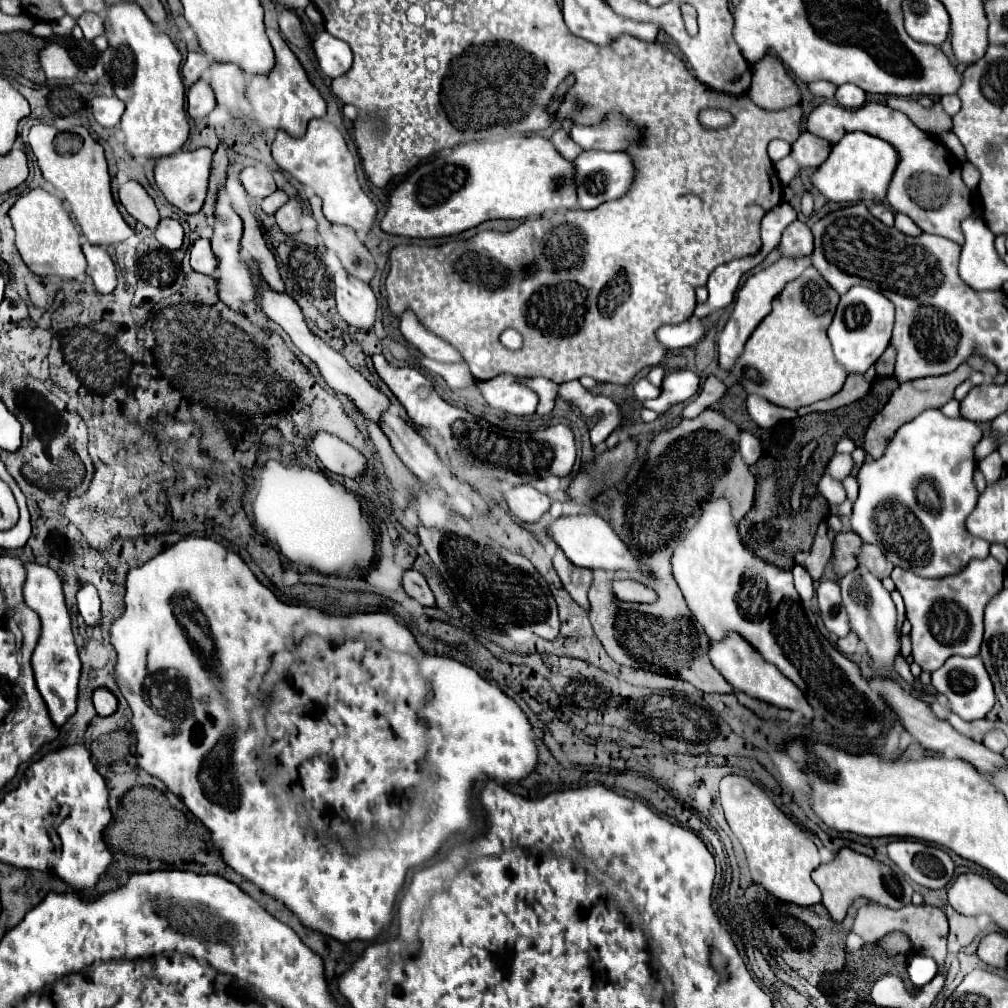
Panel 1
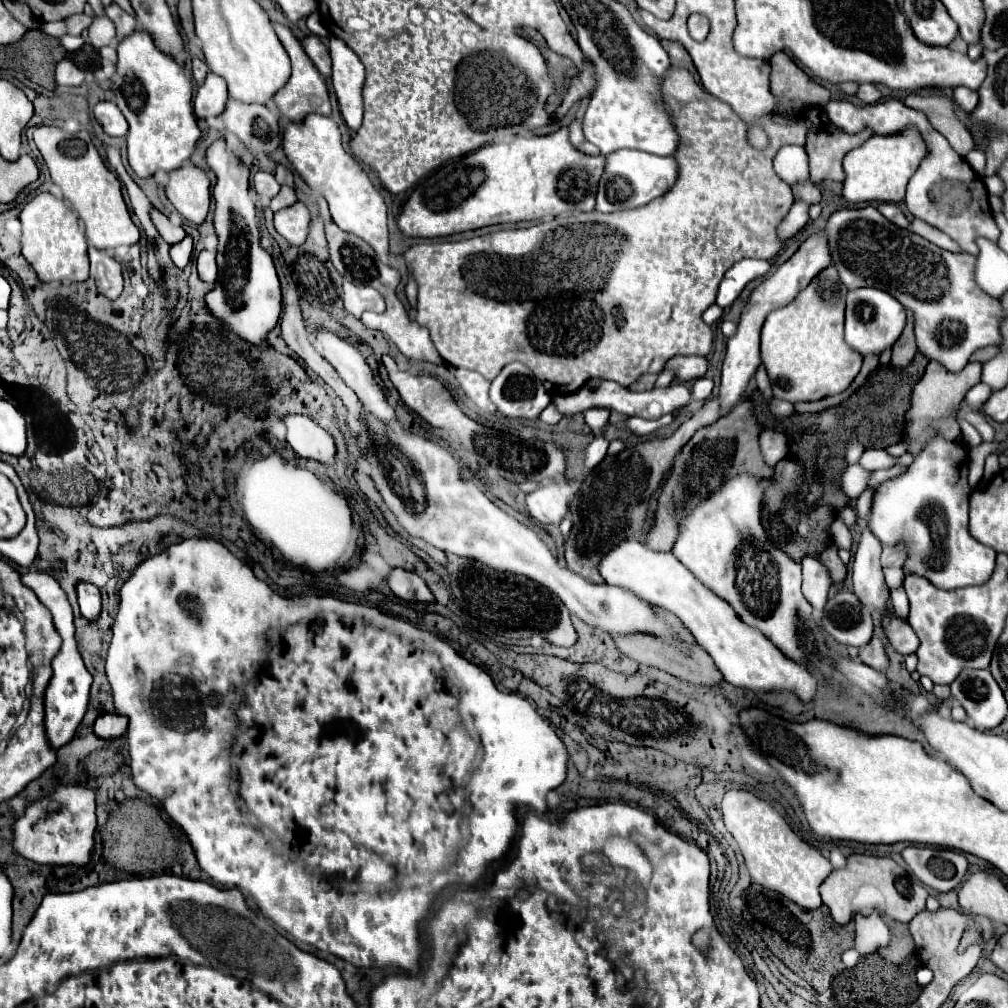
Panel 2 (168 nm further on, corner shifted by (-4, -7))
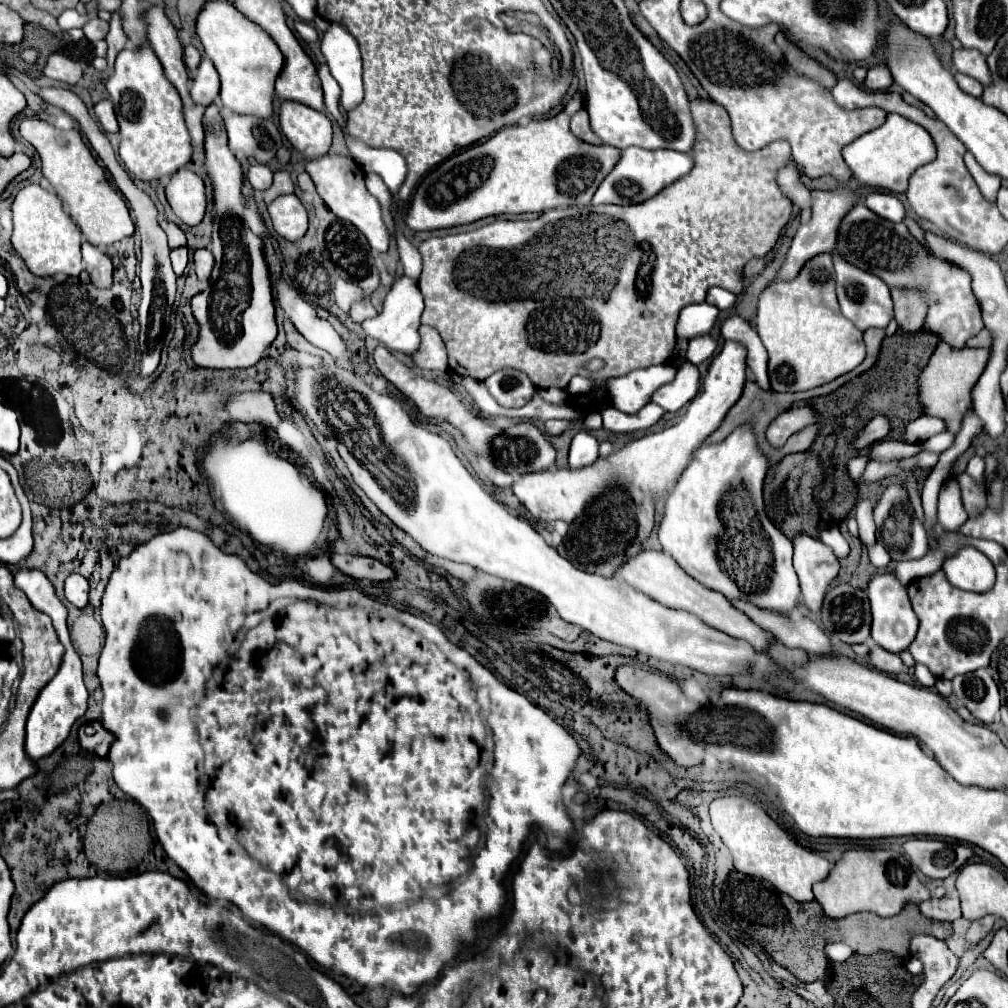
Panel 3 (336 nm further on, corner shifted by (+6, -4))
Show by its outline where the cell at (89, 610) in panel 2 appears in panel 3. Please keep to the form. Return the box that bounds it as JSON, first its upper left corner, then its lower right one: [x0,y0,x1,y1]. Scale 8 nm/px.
[65,574,89,608]

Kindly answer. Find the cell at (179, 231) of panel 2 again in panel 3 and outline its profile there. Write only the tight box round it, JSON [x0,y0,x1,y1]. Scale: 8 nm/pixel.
[159,220,185,248]

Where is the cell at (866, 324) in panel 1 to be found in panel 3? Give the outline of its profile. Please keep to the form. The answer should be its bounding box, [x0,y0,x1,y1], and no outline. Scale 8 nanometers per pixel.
[833,254,893,332]

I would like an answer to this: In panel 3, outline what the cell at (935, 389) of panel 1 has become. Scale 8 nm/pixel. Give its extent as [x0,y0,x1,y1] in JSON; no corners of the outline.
[919,344,989,434]

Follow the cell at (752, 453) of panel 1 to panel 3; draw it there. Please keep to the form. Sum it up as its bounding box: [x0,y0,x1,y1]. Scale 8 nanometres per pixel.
[765,406,817,448]

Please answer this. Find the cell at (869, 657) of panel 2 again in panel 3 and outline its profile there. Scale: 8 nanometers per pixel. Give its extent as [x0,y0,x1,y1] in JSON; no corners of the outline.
[869,644,903,674]

